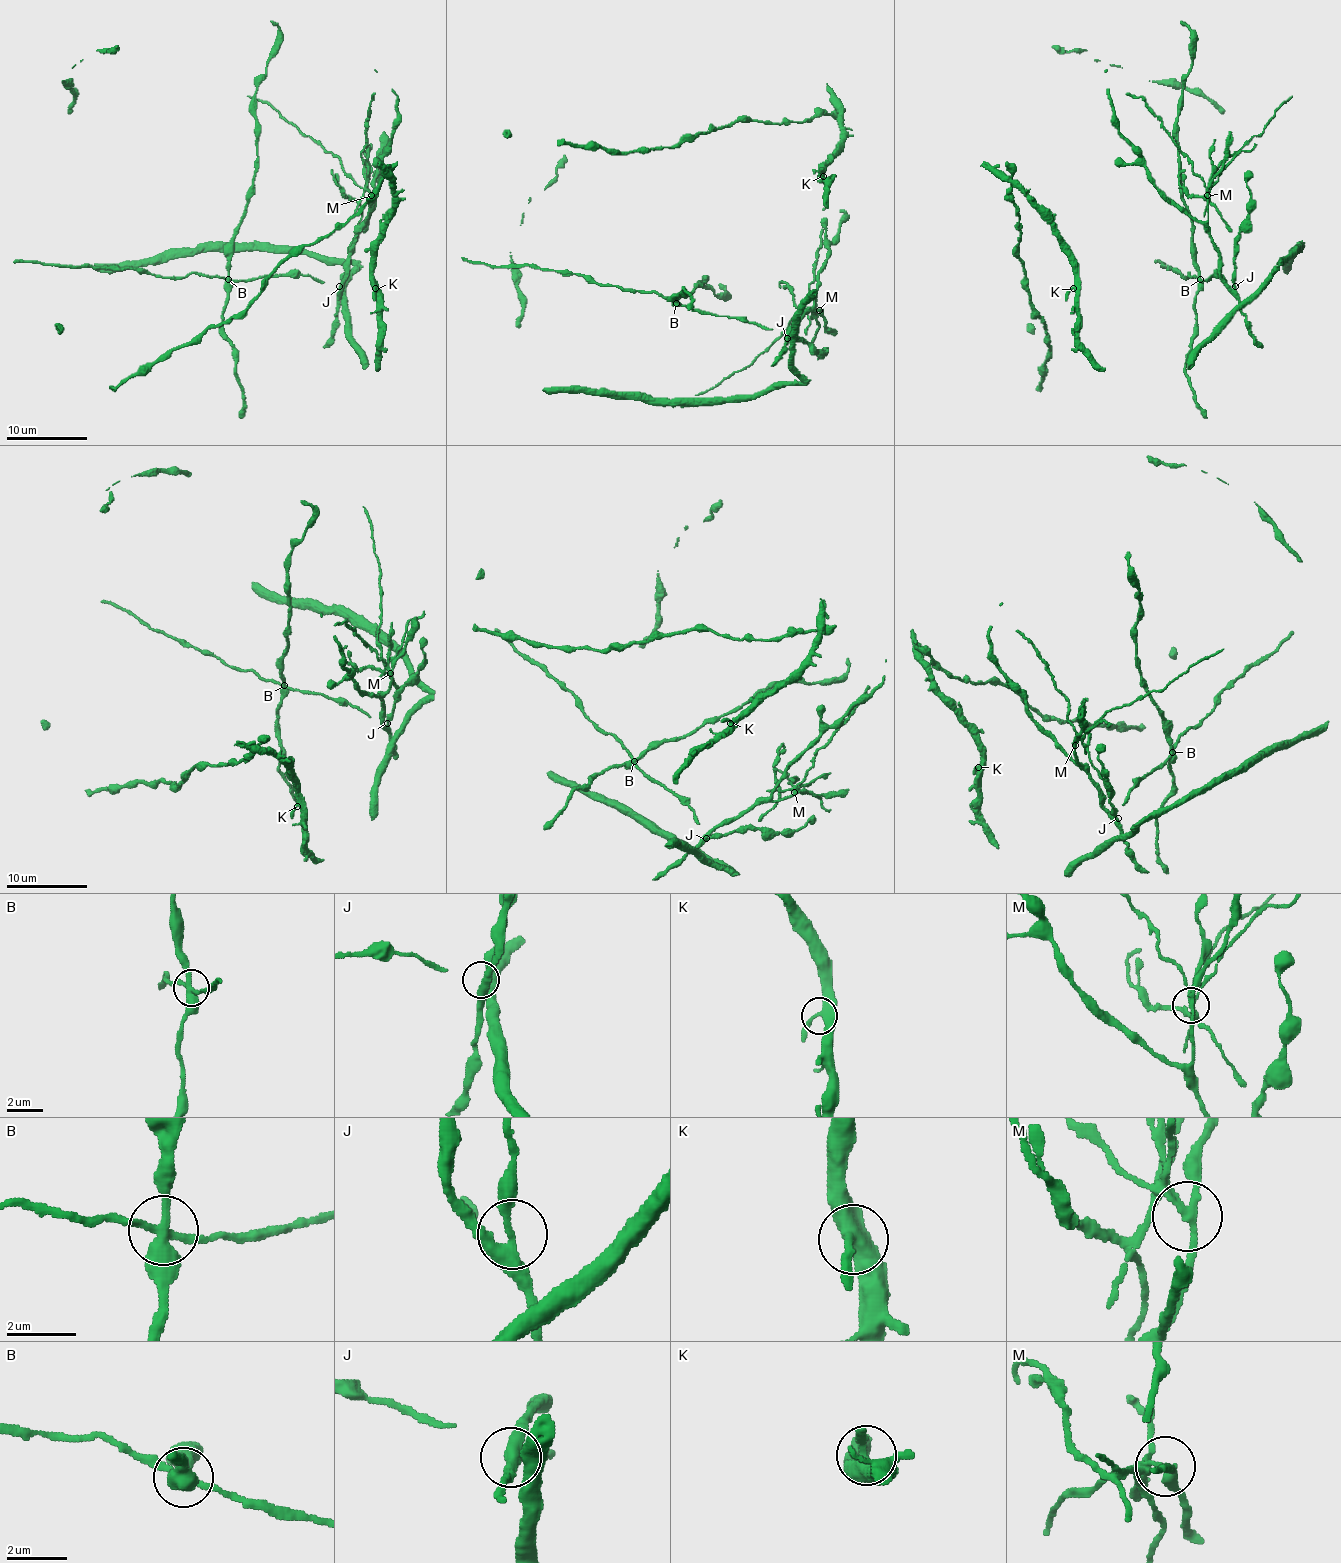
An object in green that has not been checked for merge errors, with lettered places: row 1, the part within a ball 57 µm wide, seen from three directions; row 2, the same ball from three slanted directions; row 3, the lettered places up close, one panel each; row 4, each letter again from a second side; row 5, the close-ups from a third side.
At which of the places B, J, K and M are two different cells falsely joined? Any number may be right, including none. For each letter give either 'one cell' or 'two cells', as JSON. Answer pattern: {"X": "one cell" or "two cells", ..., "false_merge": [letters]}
{"B": "two cells", "J": "one cell", "K": "one cell", "M": "two cells", "false_merge": ["B", "M"]}

